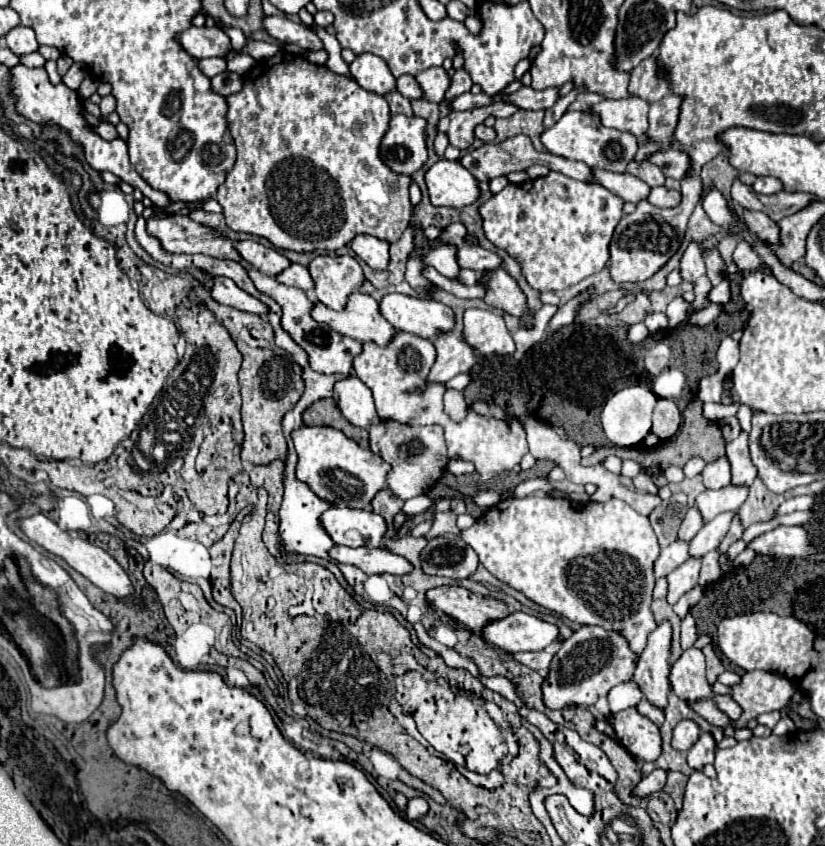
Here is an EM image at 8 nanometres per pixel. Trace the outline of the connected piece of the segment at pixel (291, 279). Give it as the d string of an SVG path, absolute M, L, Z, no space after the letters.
M292 264L290 268L286 268L282 274L276 276L282 284L286 286L294 286L300 290L312 290L314 288L314 280L310 280L310 272L306 266L302 264Z

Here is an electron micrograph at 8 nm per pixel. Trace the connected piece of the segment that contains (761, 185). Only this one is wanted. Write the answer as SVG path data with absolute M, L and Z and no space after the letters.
M760 176L756 178L754 186L752 186L758 194L776 194L782 190L782 184L778 178L772 178L772 176Z

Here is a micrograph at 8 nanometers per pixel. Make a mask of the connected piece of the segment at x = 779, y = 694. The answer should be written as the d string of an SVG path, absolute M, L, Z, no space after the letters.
M752 670L742 676L742 684L732 688L732 698L742 706L744 714L736 722L736 728L746 726L750 720L764 712L782 710L796 692L796 686L772 672Z

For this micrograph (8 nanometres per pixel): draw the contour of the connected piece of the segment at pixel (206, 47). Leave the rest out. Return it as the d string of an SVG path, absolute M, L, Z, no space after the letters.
M192 26L186 32L182 32L178 36L178 40L184 46L184 50L198 60L208 58L208 56L226 58L232 52L232 44L230 44L228 34L218 26L212 26L212 28Z

